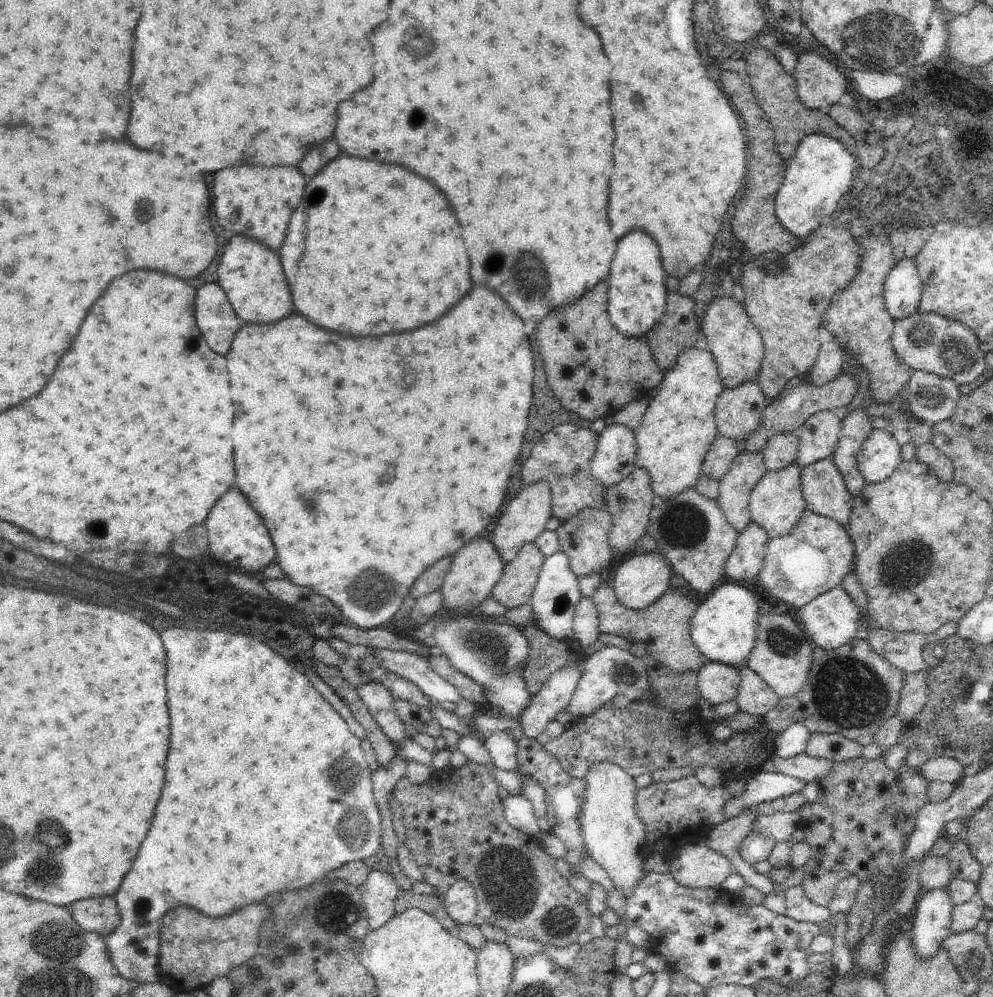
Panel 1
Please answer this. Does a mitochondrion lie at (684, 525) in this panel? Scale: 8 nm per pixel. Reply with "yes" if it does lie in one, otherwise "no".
yes

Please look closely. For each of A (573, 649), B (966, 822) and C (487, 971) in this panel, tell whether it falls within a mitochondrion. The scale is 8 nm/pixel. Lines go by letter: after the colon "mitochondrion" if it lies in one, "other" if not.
A: other
B: other
C: other

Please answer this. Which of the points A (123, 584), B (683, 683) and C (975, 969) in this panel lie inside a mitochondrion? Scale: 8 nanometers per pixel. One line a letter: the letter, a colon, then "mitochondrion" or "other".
A: mitochondrion
B: other
C: other

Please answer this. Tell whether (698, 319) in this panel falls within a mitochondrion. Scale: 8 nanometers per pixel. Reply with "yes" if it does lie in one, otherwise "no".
no

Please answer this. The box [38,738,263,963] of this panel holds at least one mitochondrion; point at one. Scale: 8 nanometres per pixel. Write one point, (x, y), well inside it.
(145, 906)

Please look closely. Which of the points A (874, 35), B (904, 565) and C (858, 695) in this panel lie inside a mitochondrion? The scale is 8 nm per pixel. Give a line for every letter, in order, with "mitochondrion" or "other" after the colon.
A: mitochondrion
B: mitochondrion
C: mitochondrion

